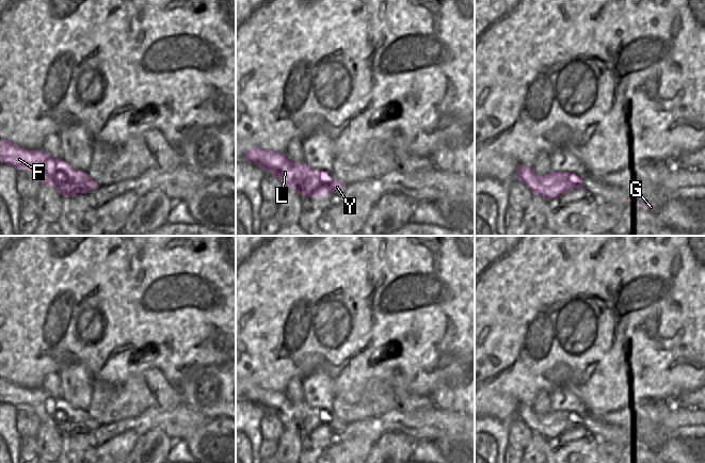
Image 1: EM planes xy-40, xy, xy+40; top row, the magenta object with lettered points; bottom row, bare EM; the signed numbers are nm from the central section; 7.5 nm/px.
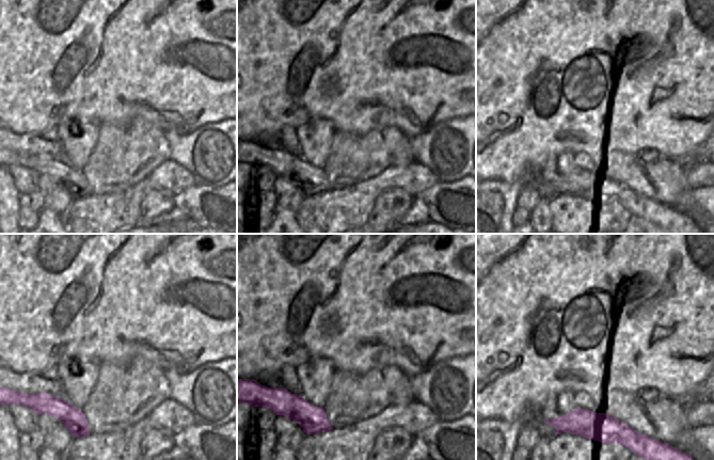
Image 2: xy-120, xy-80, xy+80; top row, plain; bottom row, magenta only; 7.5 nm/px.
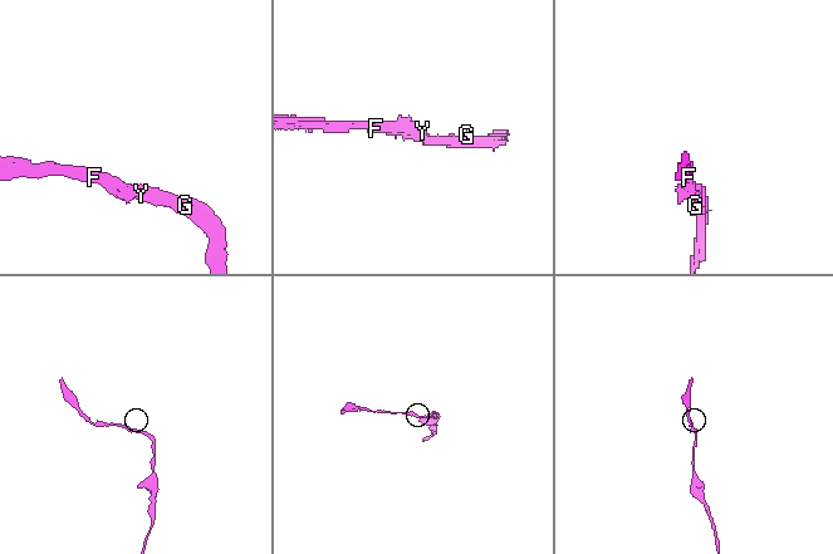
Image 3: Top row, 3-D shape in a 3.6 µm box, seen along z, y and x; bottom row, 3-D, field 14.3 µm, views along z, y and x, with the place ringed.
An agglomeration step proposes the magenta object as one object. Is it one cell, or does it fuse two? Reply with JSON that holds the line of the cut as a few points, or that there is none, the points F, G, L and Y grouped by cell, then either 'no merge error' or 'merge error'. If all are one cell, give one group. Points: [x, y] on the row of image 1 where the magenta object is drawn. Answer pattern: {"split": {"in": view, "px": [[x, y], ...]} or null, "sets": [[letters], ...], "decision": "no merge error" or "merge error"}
{"split": null, "sets": [["F", "G", "L", "Y"]], "decision": "no merge error"}

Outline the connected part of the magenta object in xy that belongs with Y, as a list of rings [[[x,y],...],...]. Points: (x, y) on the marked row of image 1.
[[[250,148],[244,161],[271,172],[285,189],[297,191],[311,199],[331,193],[339,193],[346,185],[337,181],[331,172],[314,170],[306,163],[294,163],[285,154],[260,148]]]

